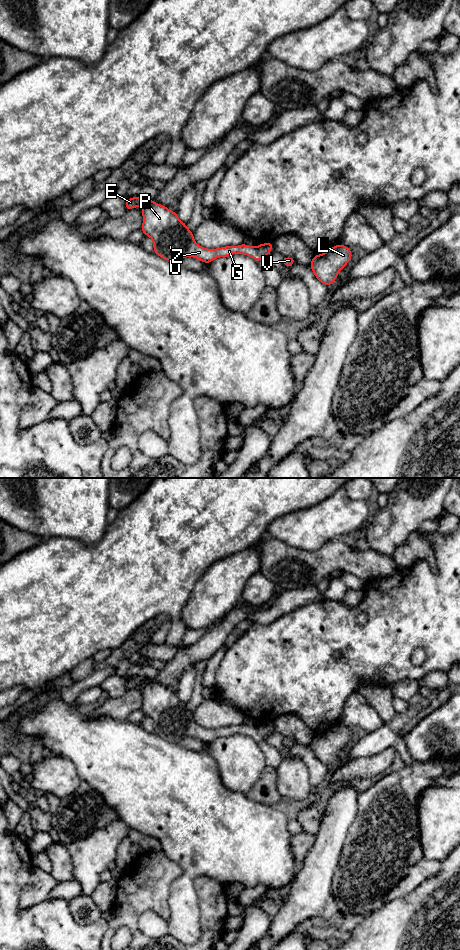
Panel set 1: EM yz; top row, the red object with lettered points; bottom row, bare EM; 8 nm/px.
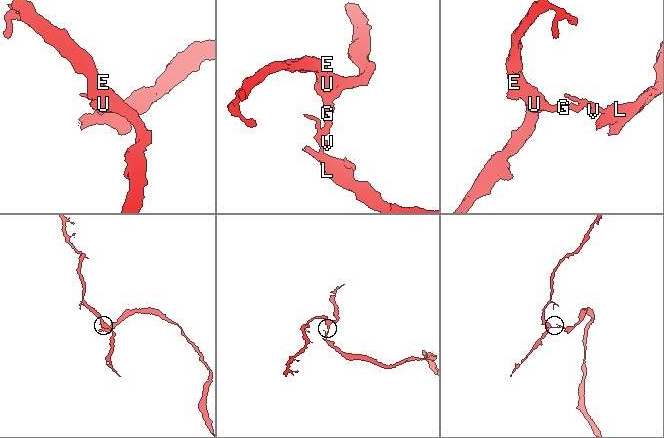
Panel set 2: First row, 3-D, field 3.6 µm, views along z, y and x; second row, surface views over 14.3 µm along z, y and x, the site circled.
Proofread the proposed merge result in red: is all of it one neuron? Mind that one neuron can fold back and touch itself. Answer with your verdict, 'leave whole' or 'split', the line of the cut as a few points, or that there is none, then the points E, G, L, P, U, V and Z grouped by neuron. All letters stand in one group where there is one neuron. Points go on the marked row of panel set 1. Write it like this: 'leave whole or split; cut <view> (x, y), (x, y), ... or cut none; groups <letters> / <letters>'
split; cut yz (255, 247), (262, 258); groups E G P U Z / L V

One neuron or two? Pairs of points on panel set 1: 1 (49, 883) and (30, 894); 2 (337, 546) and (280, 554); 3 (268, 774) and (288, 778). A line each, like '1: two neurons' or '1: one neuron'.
1: one neuron
2: one neuron
3: two neurons

